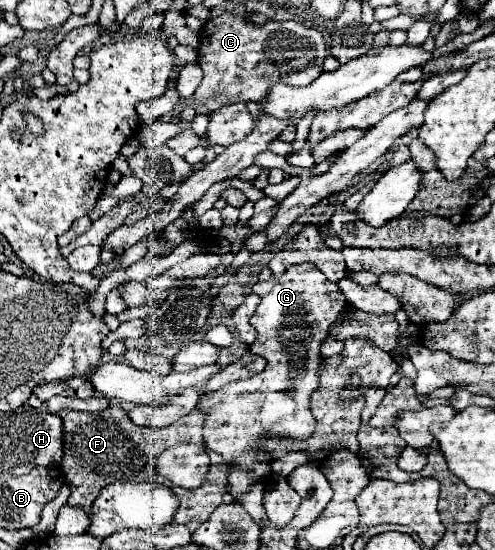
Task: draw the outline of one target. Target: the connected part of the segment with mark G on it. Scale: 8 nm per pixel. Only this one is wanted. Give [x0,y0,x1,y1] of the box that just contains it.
[197,263,347,501]

